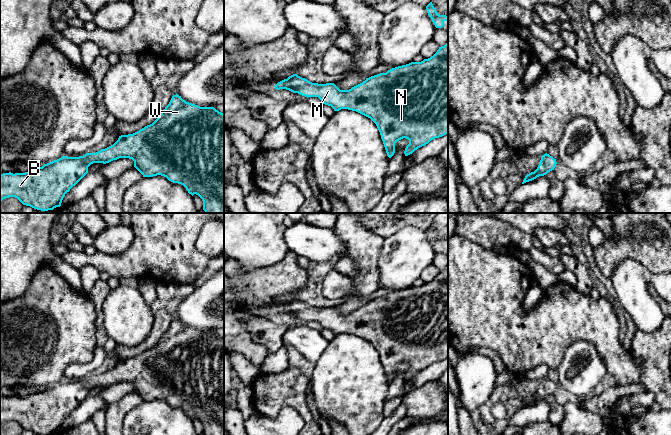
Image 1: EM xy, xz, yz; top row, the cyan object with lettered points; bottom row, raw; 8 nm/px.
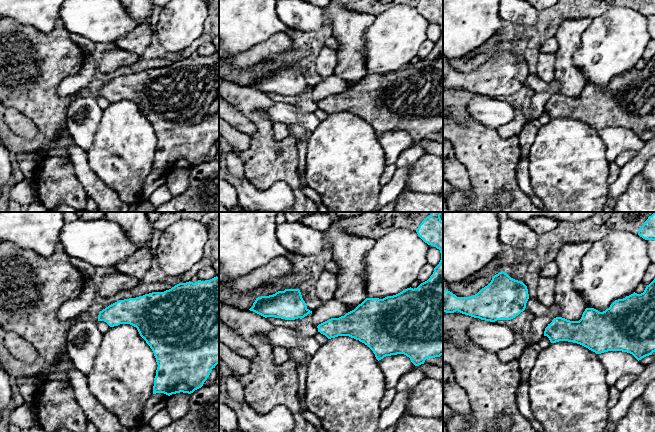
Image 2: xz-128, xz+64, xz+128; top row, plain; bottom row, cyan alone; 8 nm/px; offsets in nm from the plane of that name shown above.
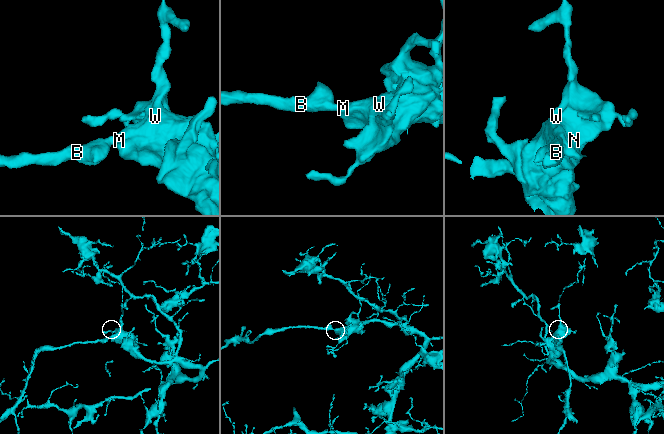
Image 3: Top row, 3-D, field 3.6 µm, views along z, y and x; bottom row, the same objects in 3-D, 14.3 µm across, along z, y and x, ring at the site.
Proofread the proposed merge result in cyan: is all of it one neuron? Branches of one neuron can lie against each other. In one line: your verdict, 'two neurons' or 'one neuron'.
one neuron

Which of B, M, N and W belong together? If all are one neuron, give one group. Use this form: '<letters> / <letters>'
B M N W

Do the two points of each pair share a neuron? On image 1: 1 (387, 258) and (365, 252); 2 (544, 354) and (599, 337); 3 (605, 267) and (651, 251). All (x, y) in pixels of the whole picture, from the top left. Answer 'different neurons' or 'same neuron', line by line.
1: different neurons
2: same neuron
3: same neuron

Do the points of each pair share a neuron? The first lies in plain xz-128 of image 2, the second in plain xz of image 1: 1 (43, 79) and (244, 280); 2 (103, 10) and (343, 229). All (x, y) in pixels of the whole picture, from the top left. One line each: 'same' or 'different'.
1: same
2: different

